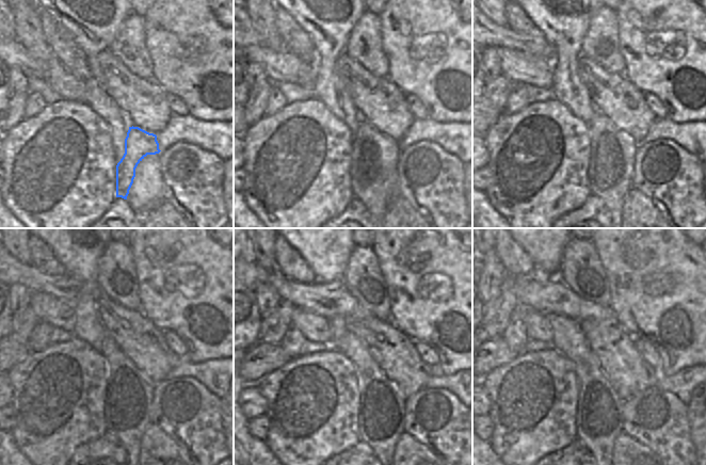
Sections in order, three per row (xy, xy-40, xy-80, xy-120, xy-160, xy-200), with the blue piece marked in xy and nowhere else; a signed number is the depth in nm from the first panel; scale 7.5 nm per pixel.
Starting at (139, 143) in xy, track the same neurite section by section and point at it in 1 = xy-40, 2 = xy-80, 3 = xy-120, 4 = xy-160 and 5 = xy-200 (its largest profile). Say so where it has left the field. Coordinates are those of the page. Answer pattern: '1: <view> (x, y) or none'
1: xy-40 (374, 156)
2: xy-80 (611, 164)
3: xy-120 (129, 399)
4: xy-160 (365, 405)
5: xy-200 (596, 417)

